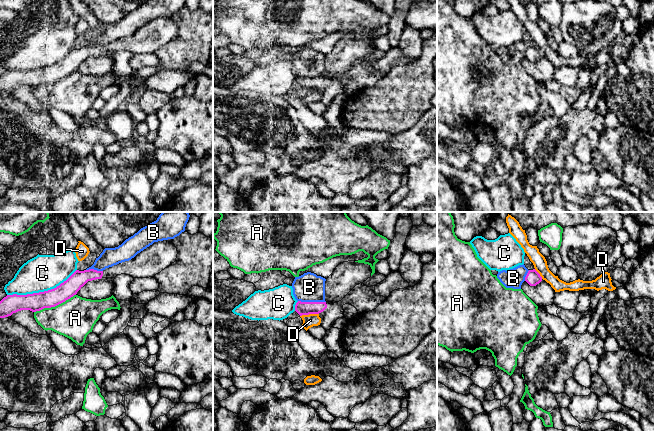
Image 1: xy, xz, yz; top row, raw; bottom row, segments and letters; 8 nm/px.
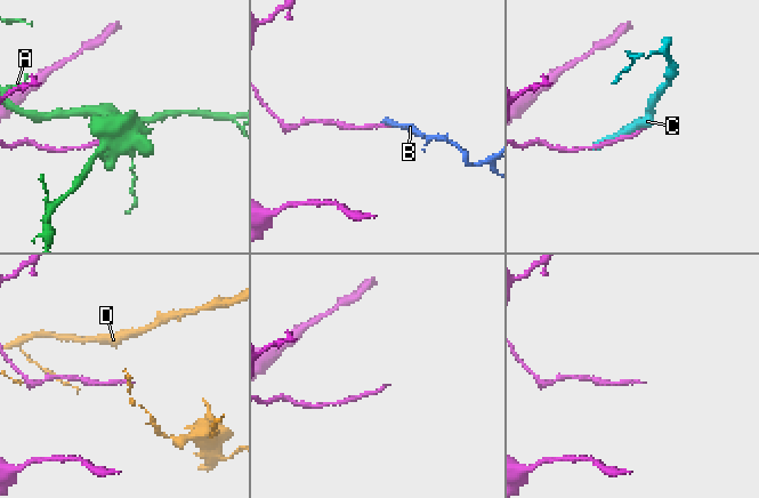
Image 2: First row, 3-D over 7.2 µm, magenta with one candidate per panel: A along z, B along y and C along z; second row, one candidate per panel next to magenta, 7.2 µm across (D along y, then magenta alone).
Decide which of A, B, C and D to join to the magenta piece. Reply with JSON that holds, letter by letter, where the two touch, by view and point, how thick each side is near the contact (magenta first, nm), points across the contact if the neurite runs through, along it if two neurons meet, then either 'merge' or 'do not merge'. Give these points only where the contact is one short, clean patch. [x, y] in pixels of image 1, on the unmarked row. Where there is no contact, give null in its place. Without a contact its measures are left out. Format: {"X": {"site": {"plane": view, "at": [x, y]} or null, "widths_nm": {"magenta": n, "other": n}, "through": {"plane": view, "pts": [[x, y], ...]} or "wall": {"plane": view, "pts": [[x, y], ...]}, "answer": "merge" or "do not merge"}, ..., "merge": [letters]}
{"A": {"site": {"plane": "xy", "at": [54, 82]}, "widths_nm": {"magenta": 150, "other": 320}, "answer": "do not merge"}, "B": {"site": {"plane": "xz", "at": [312, 78]}, "widths_nm": {"magenta": 110, "other": 240}, "wall": {"plane": "xz", "pts": [[298, 76], [325, 78]]}, "answer": "do not merge"}, "C": {"site": {"plane": "xy", "at": [41, 68]}, "widths_nm": {"magenta": 150, "other": 280}, "answer": "do not merge"}, "D": {"site": {"plane": "xz", "at": [309, 89]}, "widths_nm": {"magenta": 110, "other": 100}, "wall": {"plane": "xz", "pts": [[318, 89], [302, 90], [300, 92]]}, "answer": "do not merge"}, "merge": []}

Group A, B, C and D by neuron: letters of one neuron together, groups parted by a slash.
A / B / C / D

